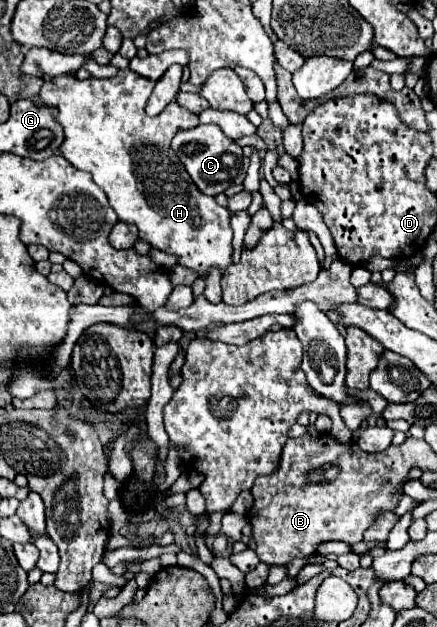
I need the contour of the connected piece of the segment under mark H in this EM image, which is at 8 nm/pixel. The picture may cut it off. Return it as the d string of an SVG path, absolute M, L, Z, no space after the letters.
M120 70L114 78L88 78L78 80L76 76L56 76L42 86L42 100L58 108L58 122L64 126L64 144L60 148L62 156L72 162L78 170L92 174L96 186L104 190L110 206L118 214L120 222L130 222L138 228L138 240L148 242L152 248L176 256L178 264L194 270L200 278L206 278L212 268L220 268L222 274L232 264L232 228L230 212L216 204L212 196L202 194L190 176L186 174L182 162L172 152L170 142L178 130L198 126L198 116L170 102L166 110L158 116L148 116L144 112L146 100L154 88L154 82L132 72Z

